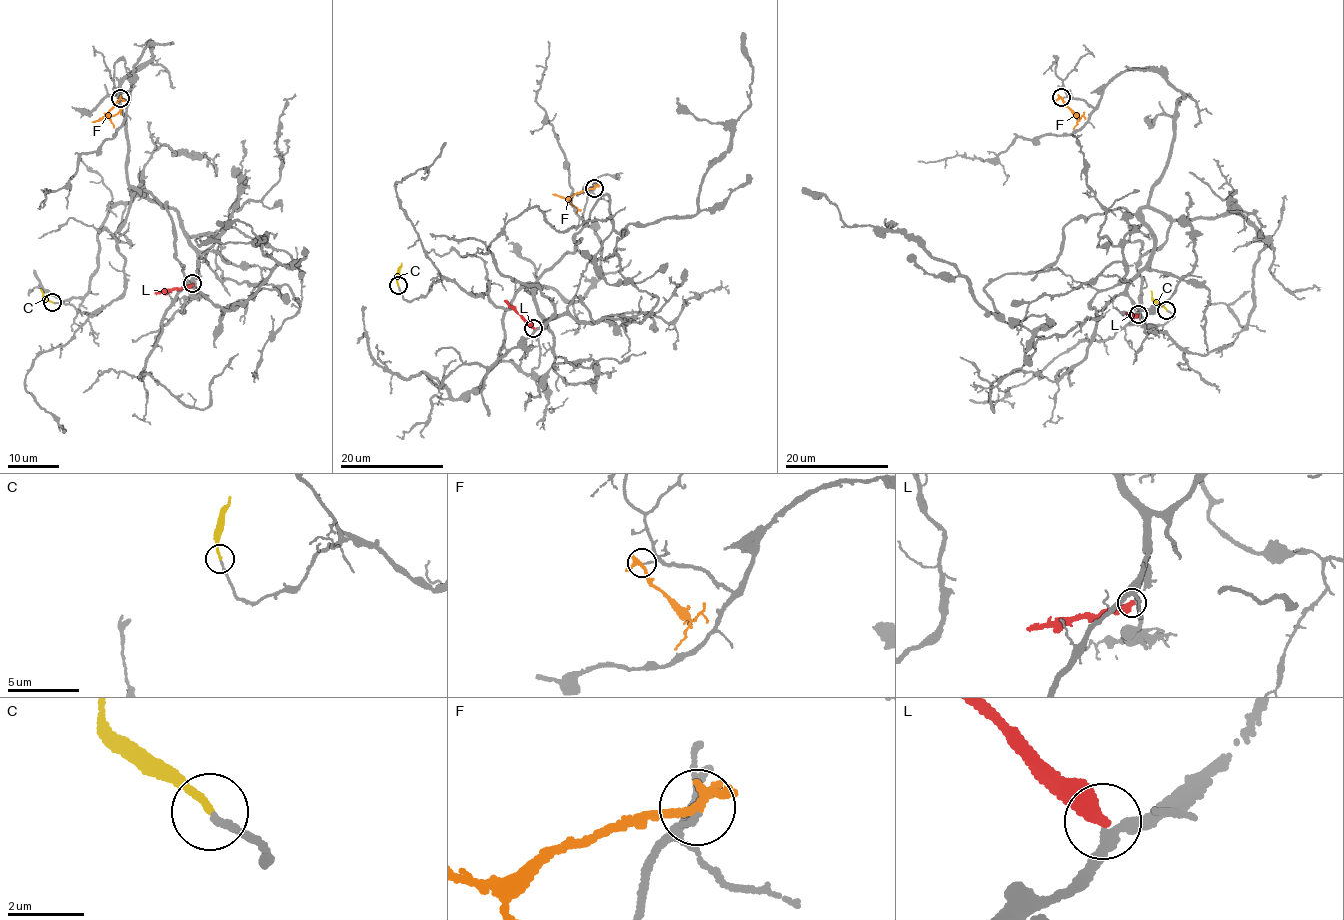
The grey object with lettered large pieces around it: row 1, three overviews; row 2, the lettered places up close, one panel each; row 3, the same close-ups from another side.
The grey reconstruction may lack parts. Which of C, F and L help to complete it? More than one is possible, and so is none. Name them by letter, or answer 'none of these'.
C

